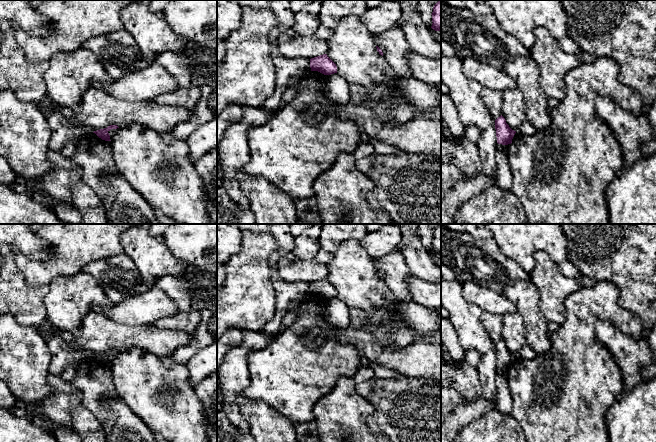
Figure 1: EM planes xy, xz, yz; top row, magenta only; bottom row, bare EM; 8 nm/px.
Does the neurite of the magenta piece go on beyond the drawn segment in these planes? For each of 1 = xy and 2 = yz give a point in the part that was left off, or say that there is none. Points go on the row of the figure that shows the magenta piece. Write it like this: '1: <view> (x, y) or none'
1: none
2: none

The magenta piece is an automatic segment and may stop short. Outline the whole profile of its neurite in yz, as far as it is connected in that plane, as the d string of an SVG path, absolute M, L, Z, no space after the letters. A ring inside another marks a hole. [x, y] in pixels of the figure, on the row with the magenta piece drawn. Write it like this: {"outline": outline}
{"outline": "M502 115L495 120L495 129L498 144L508 145L512 143L516 131L509 127Z"}

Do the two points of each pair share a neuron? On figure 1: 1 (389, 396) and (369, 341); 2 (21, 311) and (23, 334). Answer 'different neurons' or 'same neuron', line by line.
1: different neurons
2: different neurons

